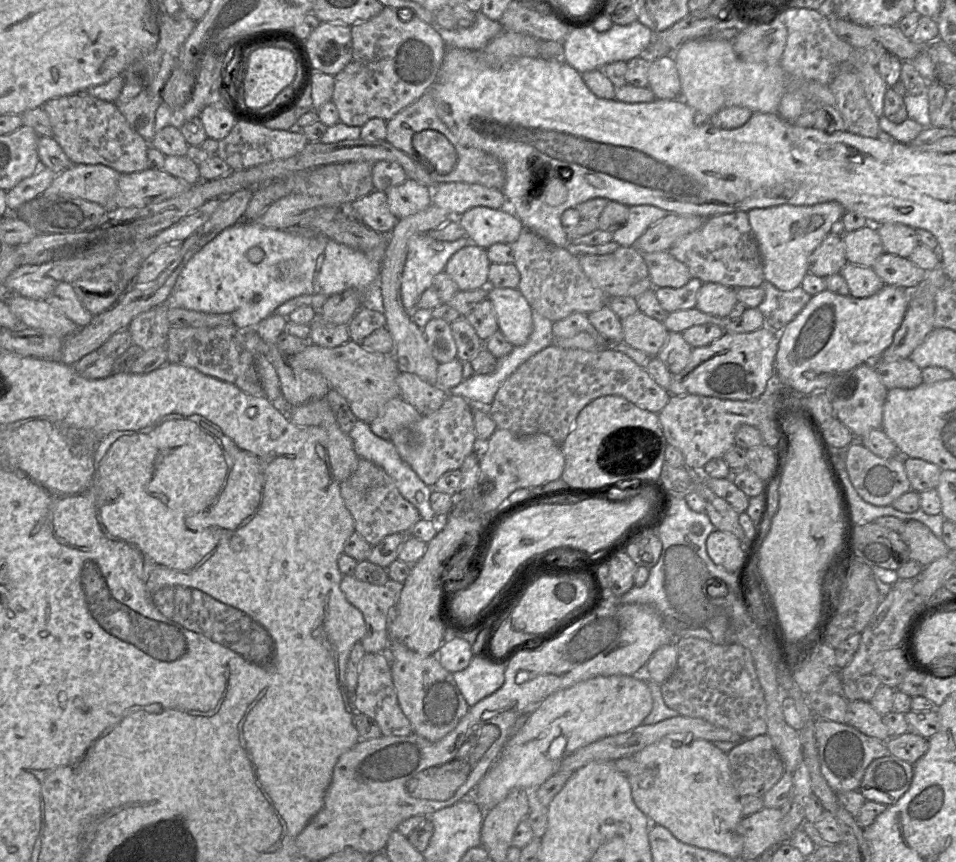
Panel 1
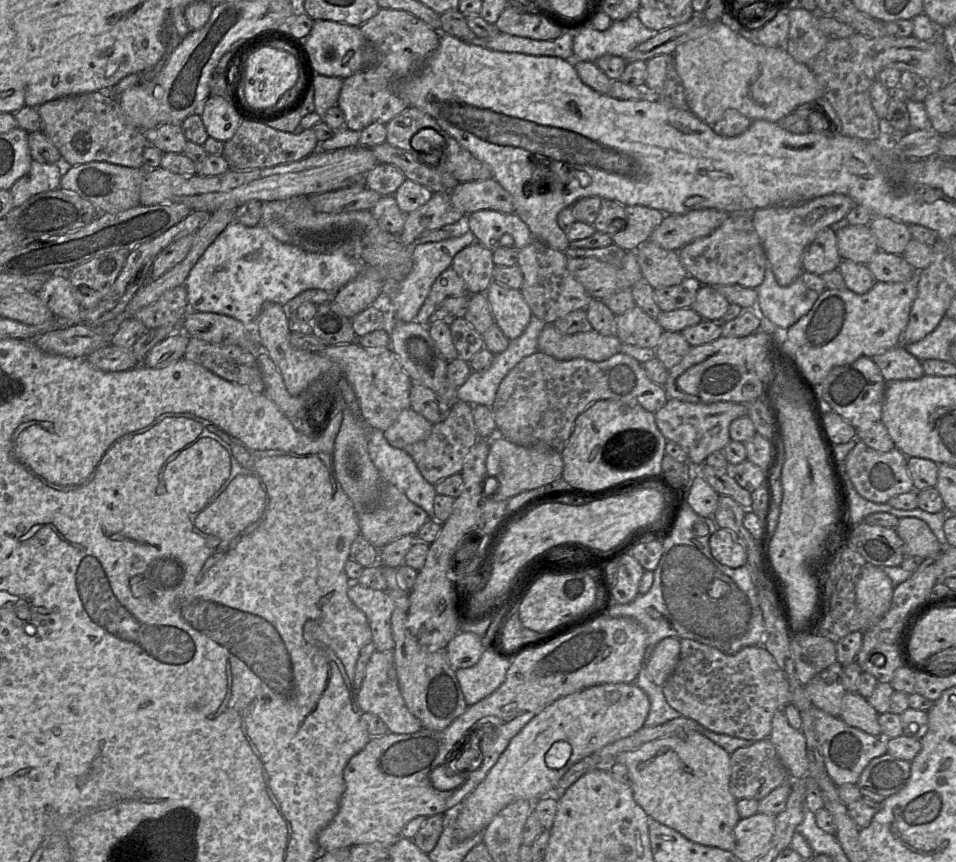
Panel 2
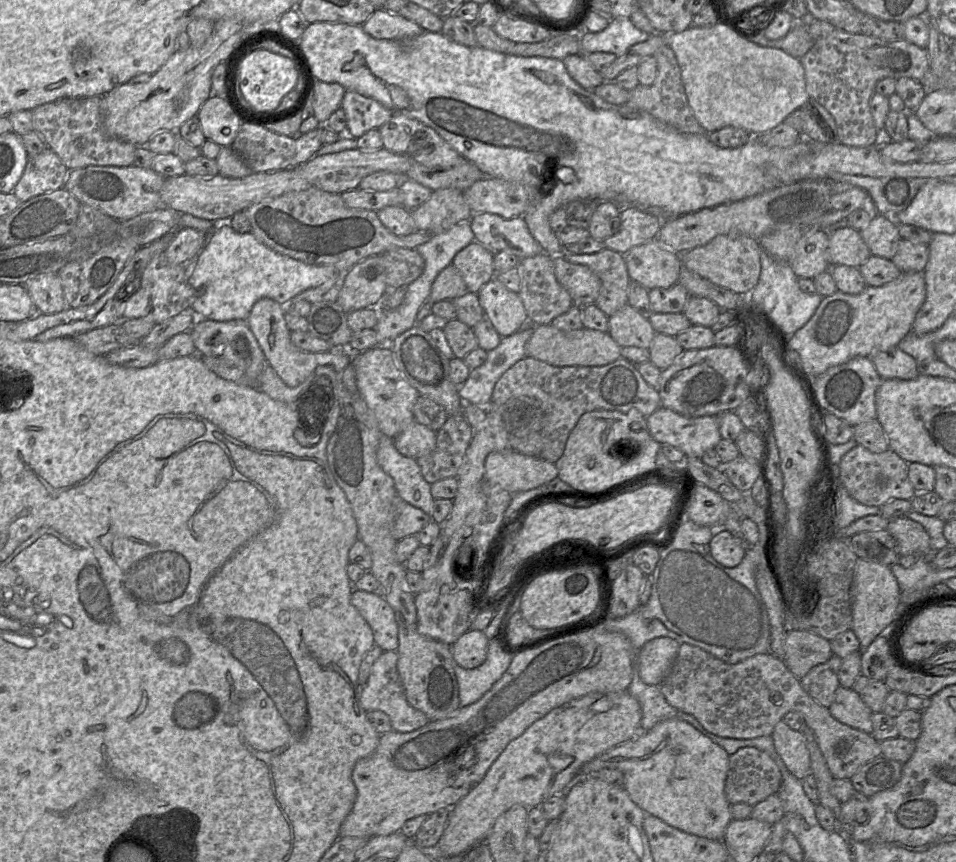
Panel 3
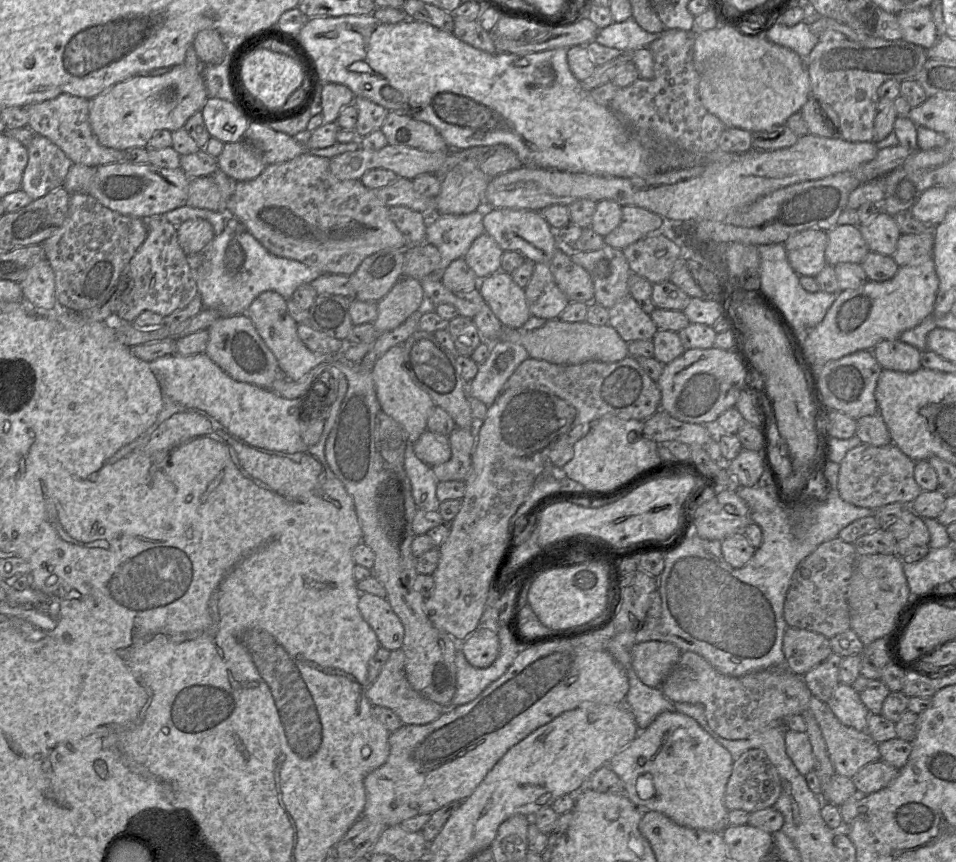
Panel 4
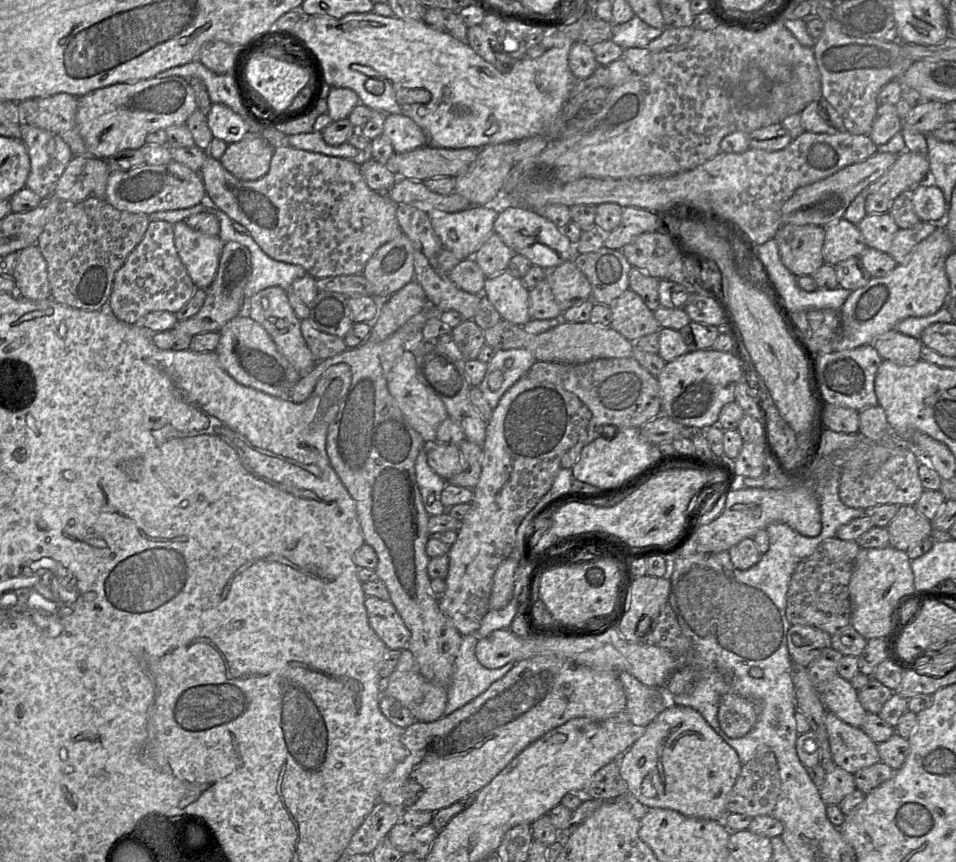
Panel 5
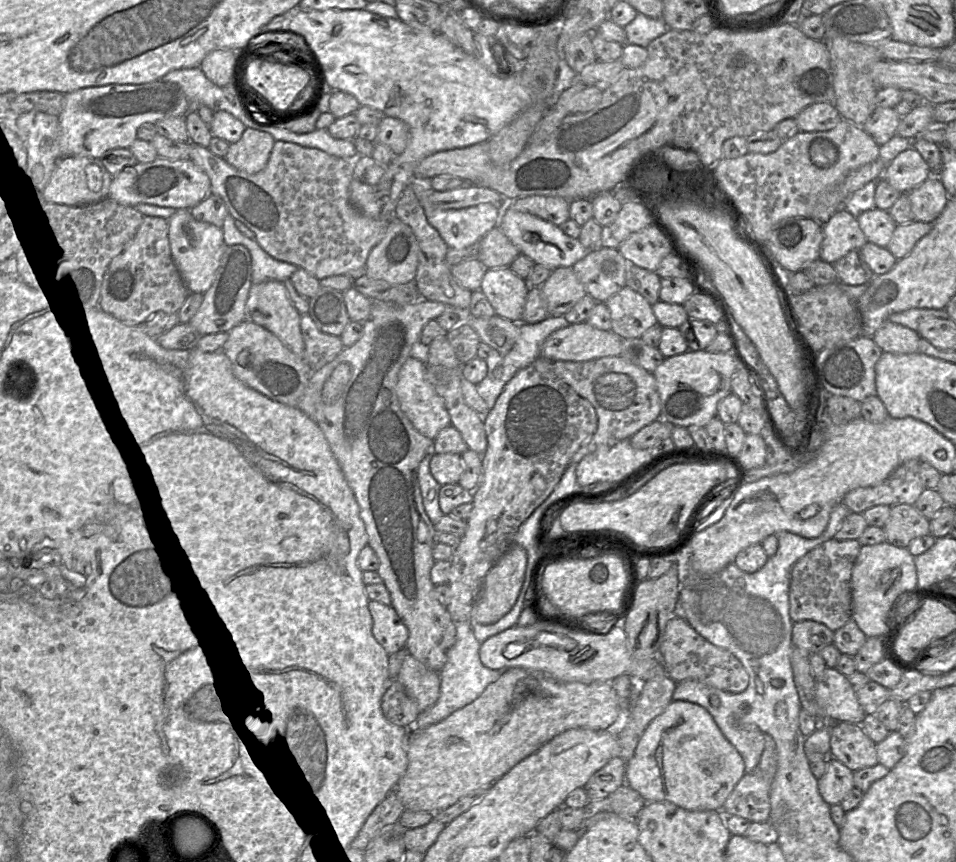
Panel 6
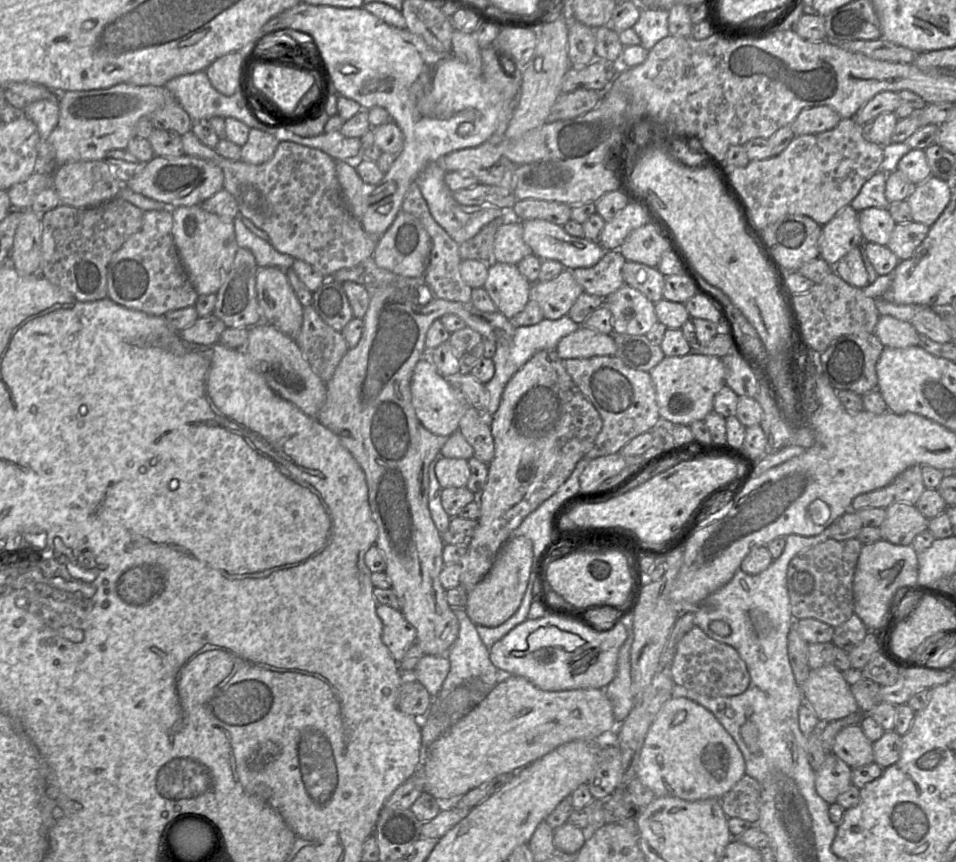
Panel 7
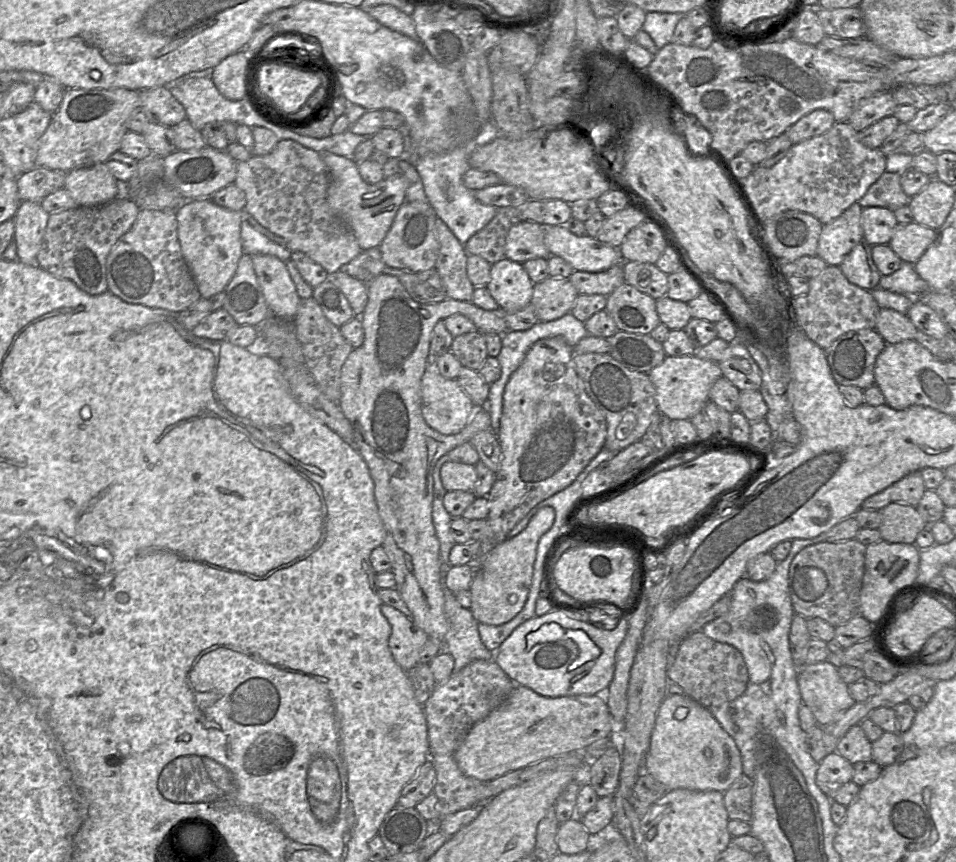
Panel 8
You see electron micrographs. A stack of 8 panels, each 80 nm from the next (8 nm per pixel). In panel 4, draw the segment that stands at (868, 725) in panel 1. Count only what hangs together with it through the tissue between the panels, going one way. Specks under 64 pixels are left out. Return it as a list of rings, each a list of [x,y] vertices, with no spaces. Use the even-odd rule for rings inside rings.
[[[840,683],[826,702],[840,722],[858,731],[866,731],[870,711],[851,685]]]

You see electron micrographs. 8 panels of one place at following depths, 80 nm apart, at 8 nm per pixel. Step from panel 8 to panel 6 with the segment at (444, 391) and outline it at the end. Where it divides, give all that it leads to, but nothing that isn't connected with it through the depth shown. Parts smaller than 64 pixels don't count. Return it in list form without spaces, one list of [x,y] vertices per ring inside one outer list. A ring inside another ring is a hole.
[[[412,356],[409,357],[398,373],[396,394],[402,411],[411,421],[413,427],[422,435],[434,440],[443,428],[451,424],[451,419],[444,399],[425,379],[425,371],[425,363]]]

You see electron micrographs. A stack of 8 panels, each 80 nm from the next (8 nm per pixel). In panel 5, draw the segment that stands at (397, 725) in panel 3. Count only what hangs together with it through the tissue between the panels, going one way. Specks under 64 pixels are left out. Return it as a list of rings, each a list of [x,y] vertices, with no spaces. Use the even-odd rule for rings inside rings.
[[[406,648],[400,651],[394,672],[384,681],[382,695],[399,701],[418,722],[433,722],[445,716],[447,688],[427,681]]]

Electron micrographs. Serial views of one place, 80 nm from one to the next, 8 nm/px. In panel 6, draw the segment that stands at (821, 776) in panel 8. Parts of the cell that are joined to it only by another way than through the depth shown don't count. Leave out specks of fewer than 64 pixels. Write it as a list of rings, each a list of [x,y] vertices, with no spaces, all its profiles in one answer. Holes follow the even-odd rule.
[[[827,757],[826,772],[818,779],[822,798],[829,805],[840,804],[854,787],[854,772],[835,758]]]

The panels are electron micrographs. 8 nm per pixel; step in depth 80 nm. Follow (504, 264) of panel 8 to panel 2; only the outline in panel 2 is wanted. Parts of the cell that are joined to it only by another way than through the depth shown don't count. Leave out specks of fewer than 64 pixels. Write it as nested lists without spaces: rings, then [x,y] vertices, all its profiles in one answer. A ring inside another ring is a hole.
[[[493,280],[485,295],[494,321],[505,336],[510,340],[519,337],[533,316],[520,289],[513,289]]]

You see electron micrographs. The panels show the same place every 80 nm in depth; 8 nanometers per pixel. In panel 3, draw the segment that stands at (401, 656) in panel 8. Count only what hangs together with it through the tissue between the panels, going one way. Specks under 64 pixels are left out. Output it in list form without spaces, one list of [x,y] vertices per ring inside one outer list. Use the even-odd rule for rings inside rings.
[[[353,588],[351,602],[370,625],[374,643],[383,651],[397,651],[398,624],[395,613],[385,598]]]

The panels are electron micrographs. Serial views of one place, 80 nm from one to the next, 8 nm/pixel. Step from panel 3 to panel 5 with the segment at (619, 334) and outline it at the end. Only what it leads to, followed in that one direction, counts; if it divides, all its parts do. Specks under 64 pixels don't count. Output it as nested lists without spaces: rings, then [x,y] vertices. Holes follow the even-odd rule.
[[[627,289],[611,304],[611,324],[616,331],[631,342],[655,333],[661,329],[653,312],[642,298],[631,289]]]

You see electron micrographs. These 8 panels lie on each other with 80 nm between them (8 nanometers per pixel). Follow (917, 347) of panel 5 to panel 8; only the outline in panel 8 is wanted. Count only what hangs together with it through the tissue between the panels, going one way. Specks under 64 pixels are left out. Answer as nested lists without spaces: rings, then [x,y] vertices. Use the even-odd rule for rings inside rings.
[[[886,308],[879,310],[875,330],[887,344],[915,340],[918,331],[907,315]]]

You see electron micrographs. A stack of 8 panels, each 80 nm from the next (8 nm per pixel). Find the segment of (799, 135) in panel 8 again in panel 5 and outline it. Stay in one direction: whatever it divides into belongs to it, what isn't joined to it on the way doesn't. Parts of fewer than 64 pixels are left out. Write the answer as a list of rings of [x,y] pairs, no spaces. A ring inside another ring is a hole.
[[[824,98],[807,105],[800,116],[802,125],[808,132],[836,134],[844,130],[842,118]]]

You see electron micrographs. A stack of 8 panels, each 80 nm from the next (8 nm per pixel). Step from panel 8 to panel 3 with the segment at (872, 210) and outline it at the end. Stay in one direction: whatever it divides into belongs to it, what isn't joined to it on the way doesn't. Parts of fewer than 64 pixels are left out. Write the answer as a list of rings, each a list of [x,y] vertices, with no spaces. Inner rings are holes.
[[[874,212],[869,225],[860,232],[871,255],[888,259],[892,259],[895,255],[902,239],[899,233],[899,223],[877,212]]]

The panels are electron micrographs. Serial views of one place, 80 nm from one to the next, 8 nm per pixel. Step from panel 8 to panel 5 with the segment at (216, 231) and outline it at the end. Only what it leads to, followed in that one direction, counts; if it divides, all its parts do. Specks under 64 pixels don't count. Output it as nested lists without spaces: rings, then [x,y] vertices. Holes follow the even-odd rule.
[[[185,221],[173,227],[176,250],[191,280],[199,289],[208,288],[216,276],[225,244],[218,236],[193,230]]]

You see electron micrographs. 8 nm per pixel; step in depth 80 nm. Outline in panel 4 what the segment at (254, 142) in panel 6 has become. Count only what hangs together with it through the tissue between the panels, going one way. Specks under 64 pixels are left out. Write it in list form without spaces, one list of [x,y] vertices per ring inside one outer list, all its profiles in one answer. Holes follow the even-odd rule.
[[[243,139],[224,144],[217,162],[223,173],[239,182],[257,178],[266,167],[261,152]]]

